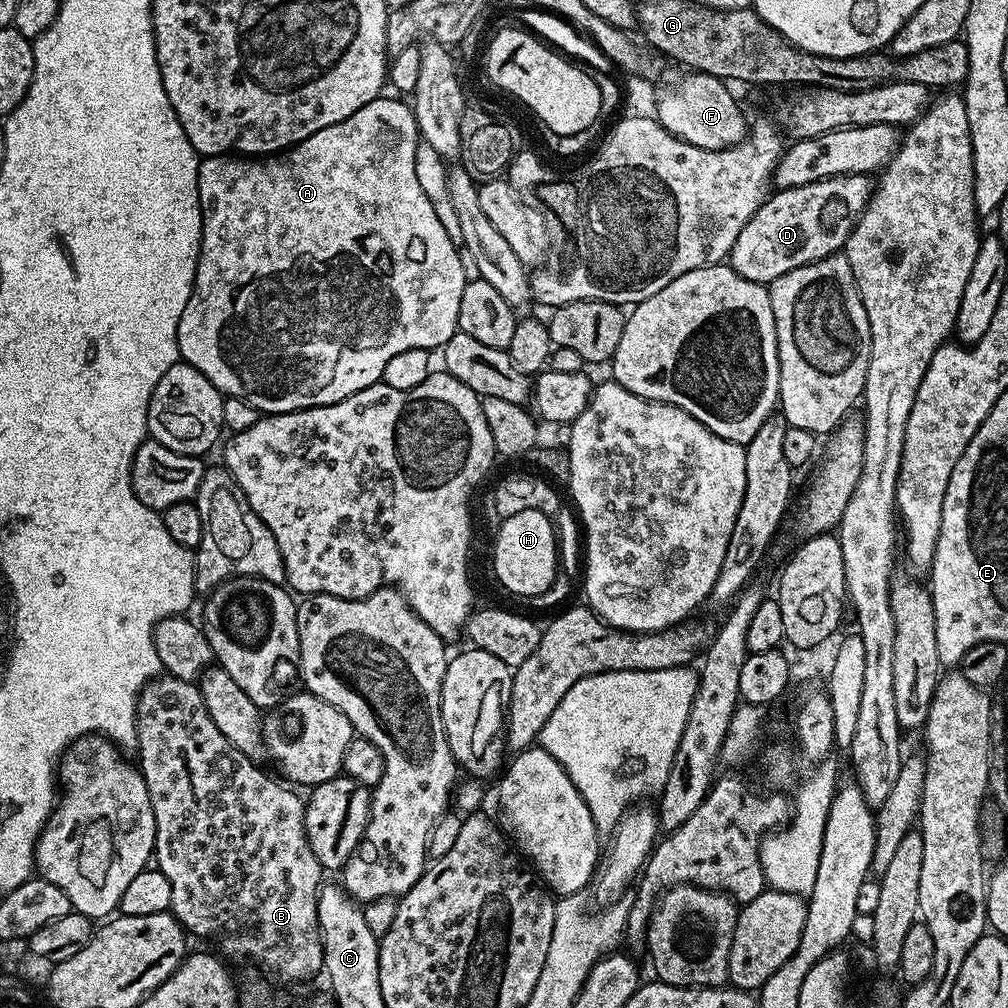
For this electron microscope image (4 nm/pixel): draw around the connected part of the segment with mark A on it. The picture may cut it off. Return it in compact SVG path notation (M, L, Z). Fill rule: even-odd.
M377 98L370 101L366 106L362 106L362 110L354 110L354 114L350 114L350 118L346 118L334 126L326 126L326 130L318 130L318 134L310 134L310 138L298 142L292 148L285 148L279 154L268 154L263 158L245 158L240 154L225 154L223 156L205 156L200 161L198 194L200 195L200 209L204 211L204 225L202 226L200 257L190 302L186 302L186 310L182 310L182 318L178 318L176 341L180 351L180 360L199 370L225 397L242 398L246 402L250 402L250 406L254 406L262 414L301 412L304 408L317 408L334 402L342 402L342 398L350 398L350 394L358 394L358 390L366 390L371 384L381 383L384 379L386 362L390 362L390 358L394 358L394 354L402 354L402 350L411 348L443 349L444 344L450 342L450 338L458 330L458 305L462 303L462 290L466 283L465 261L462 259L461 249L454 242L450 242L450 234L446 234L442 222L438 222L438 214L434 214L434 206L430 206L430 198L426 198L426 194L422 194L422 186L418 186L418 174L414 174L414 154L418 143L415 112L407 103L403 104L400 100L384 99Z

